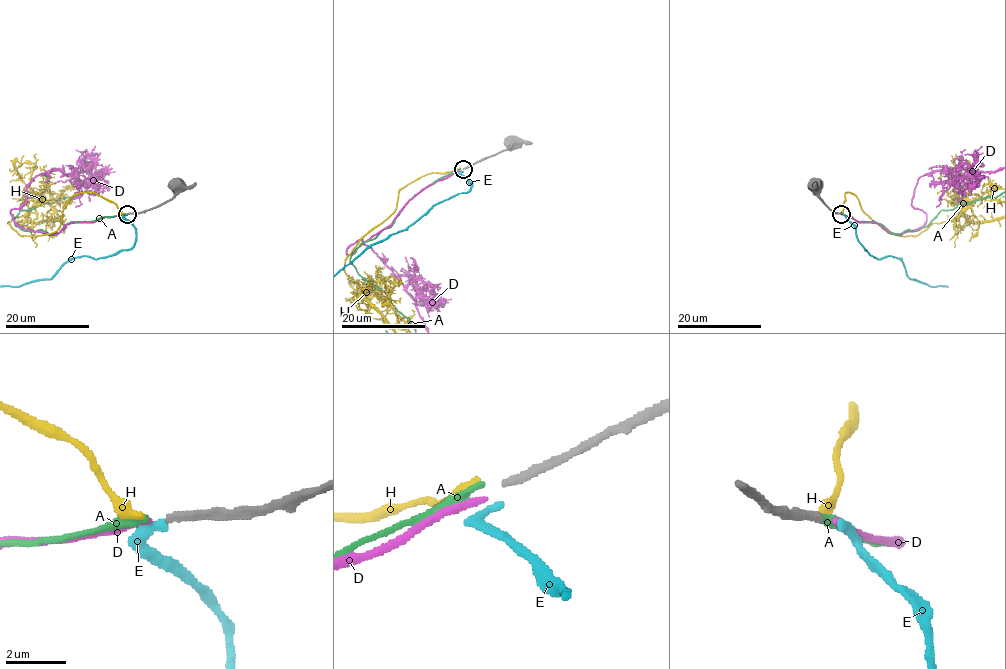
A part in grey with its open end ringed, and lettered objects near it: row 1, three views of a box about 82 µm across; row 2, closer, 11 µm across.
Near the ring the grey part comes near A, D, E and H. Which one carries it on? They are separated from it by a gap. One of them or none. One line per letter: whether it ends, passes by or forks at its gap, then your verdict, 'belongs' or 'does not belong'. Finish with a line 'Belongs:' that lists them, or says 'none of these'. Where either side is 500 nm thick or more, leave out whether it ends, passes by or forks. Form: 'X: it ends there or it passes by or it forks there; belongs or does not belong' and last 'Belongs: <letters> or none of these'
A: it ends there; does not belong
D: it ends there; belongs
E: it ends there; does not belong
H: it ends there; does not belong
Belongs: D

